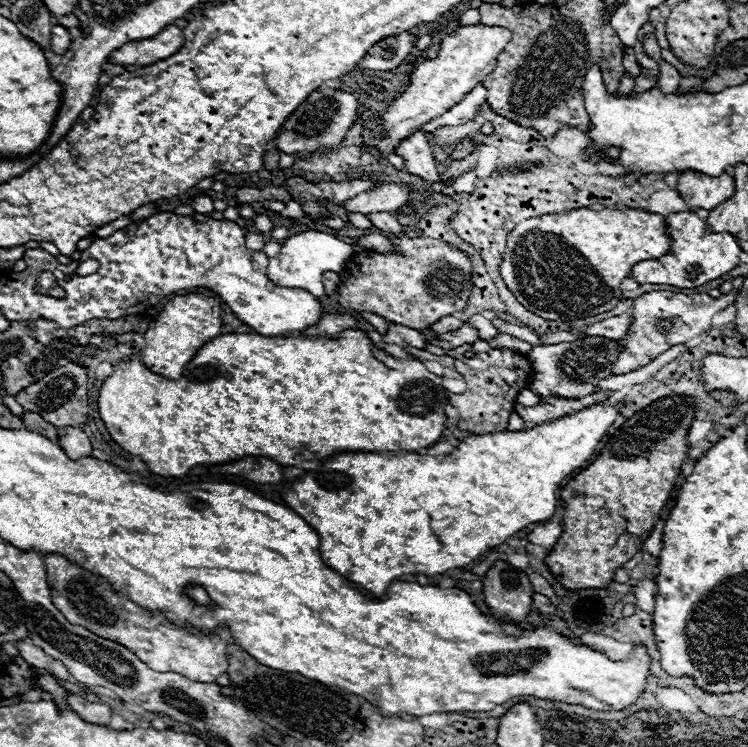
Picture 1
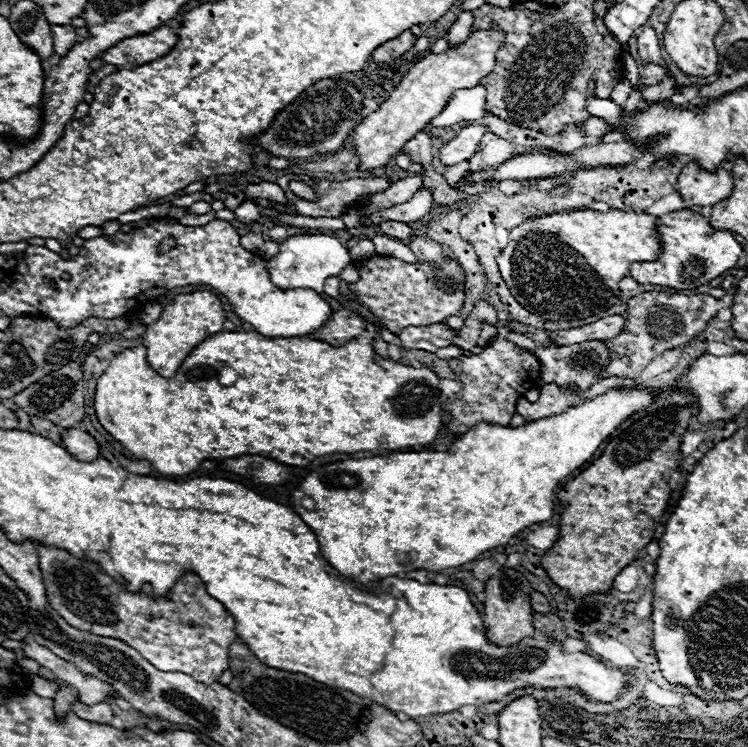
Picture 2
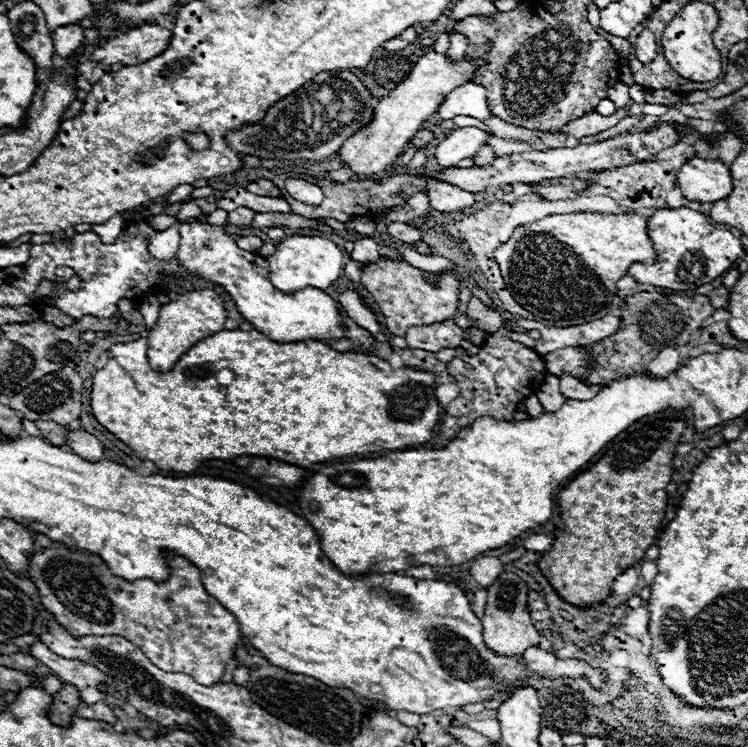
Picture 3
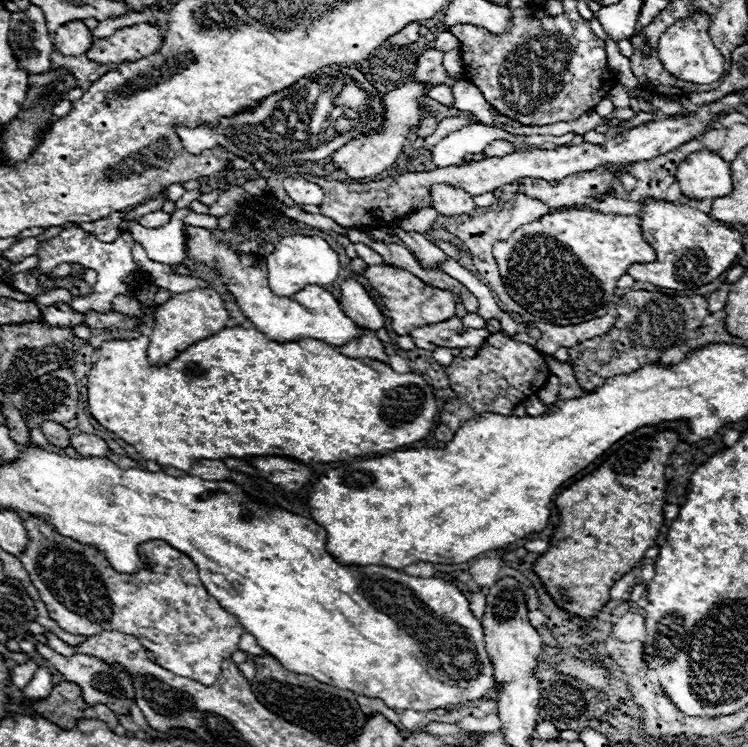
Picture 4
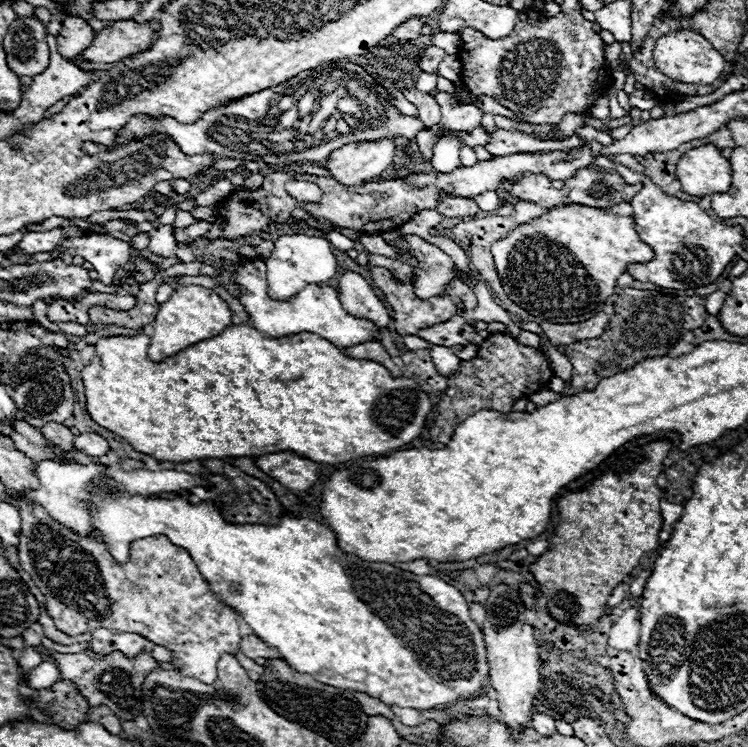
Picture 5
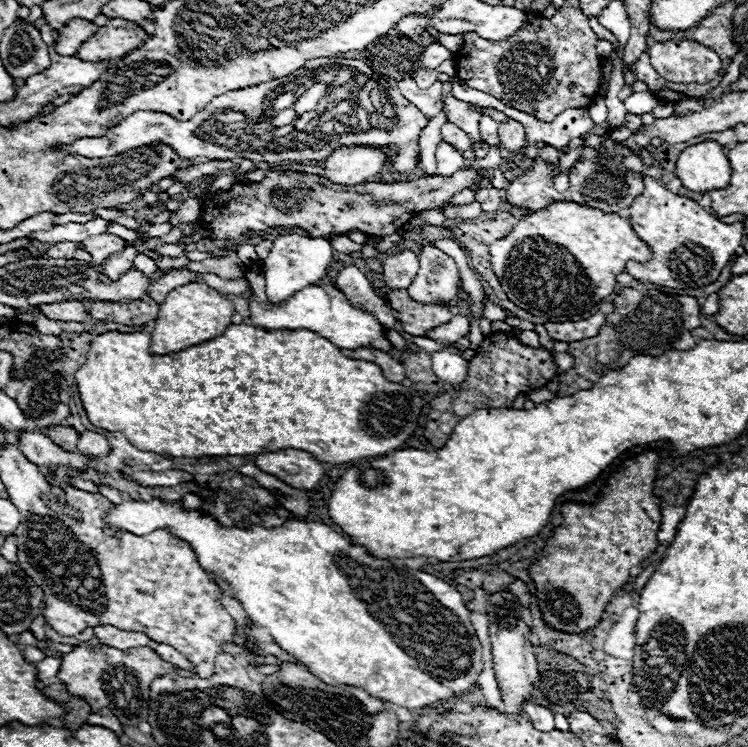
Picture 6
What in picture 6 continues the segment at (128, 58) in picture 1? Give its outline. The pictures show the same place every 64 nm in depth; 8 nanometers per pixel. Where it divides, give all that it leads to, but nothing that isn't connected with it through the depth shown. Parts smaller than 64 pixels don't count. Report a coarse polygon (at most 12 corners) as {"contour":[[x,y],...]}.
{"contour":[[110,18],[80,48],[84,62],[122,58],[148,38],[146,30]]}

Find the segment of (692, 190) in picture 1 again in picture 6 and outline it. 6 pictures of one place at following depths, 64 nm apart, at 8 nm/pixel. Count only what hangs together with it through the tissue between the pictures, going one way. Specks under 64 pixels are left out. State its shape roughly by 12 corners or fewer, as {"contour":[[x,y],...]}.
{"contour":[[724,146],[684,148],[676,176],[694,192],[726,188]]}

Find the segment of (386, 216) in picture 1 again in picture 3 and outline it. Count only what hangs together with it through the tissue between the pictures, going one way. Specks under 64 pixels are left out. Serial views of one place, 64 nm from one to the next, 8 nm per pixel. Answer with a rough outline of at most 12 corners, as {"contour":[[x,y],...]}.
{"contour":[[390,222],[388,234],[404,244],[422,242],[422,232],[404,222]]}

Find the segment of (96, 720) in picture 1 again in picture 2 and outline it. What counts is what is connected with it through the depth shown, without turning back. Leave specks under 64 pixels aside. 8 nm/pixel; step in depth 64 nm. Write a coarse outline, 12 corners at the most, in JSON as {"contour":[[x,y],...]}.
{"contour":[[76,702],[72,712],[84,720],[110,724],[114,718],[106,702],[88,706]]}

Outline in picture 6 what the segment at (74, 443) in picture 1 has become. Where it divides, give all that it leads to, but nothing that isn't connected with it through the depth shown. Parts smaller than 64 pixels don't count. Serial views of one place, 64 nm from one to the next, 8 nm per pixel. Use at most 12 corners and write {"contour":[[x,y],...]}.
{"contour":[[86,430],[78,452],[108,456],[112,450],[102,434]]}

